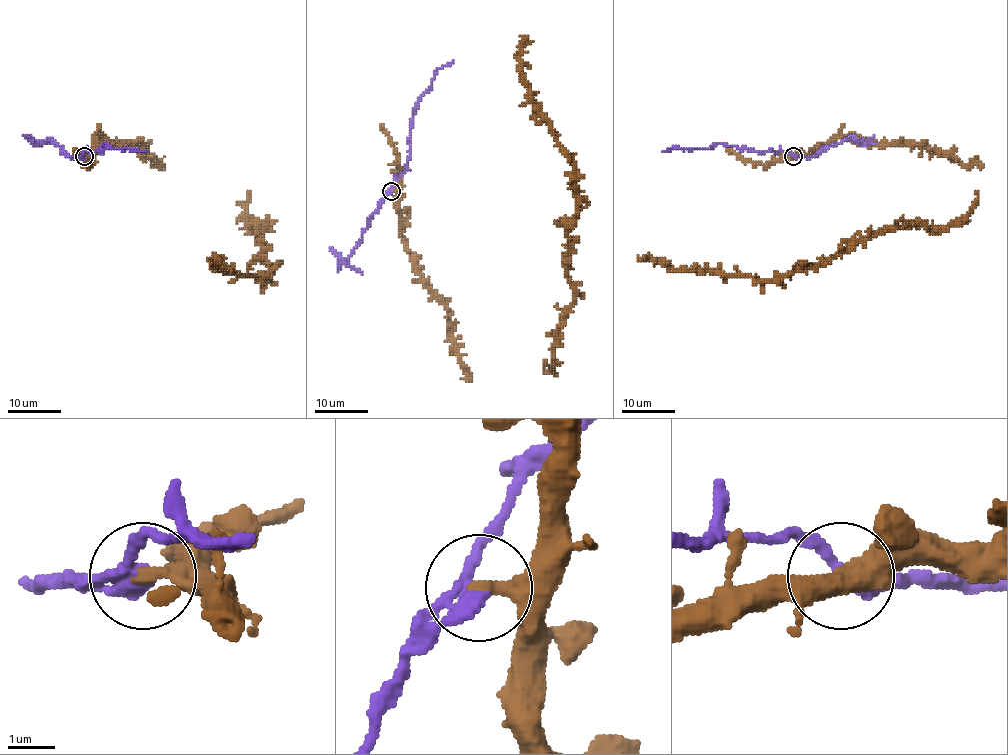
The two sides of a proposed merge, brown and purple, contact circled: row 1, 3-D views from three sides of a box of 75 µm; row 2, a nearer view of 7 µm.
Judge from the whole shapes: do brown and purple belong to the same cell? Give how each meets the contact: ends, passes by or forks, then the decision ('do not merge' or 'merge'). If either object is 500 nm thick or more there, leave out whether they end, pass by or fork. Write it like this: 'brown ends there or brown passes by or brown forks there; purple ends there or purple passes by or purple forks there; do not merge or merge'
brown ends there; purple passes by; do not merge

